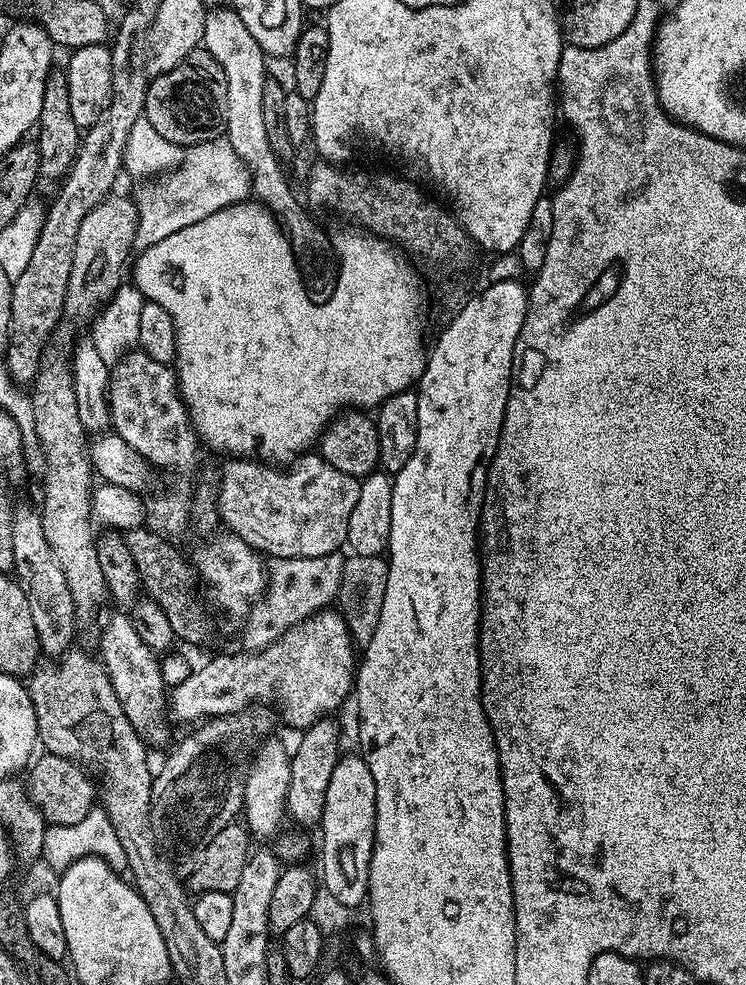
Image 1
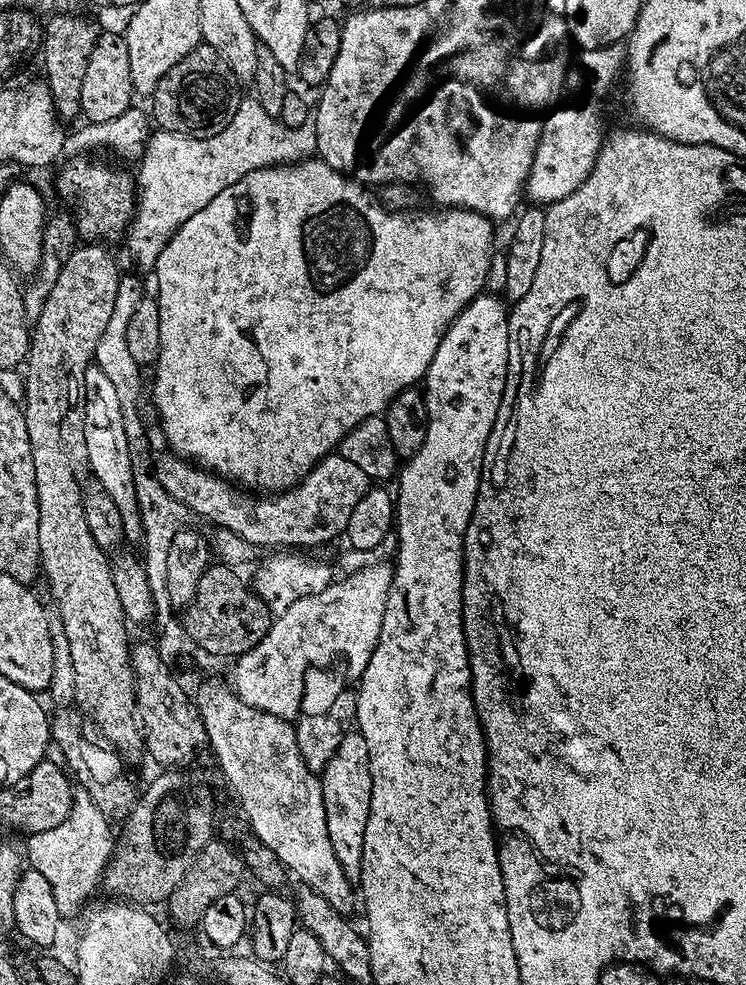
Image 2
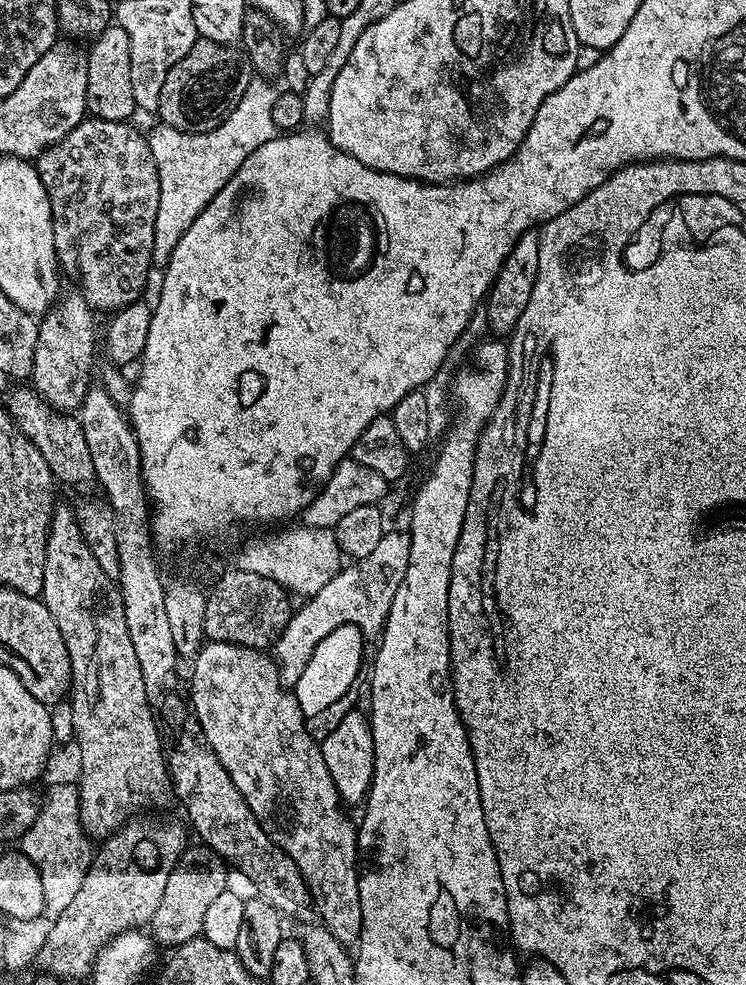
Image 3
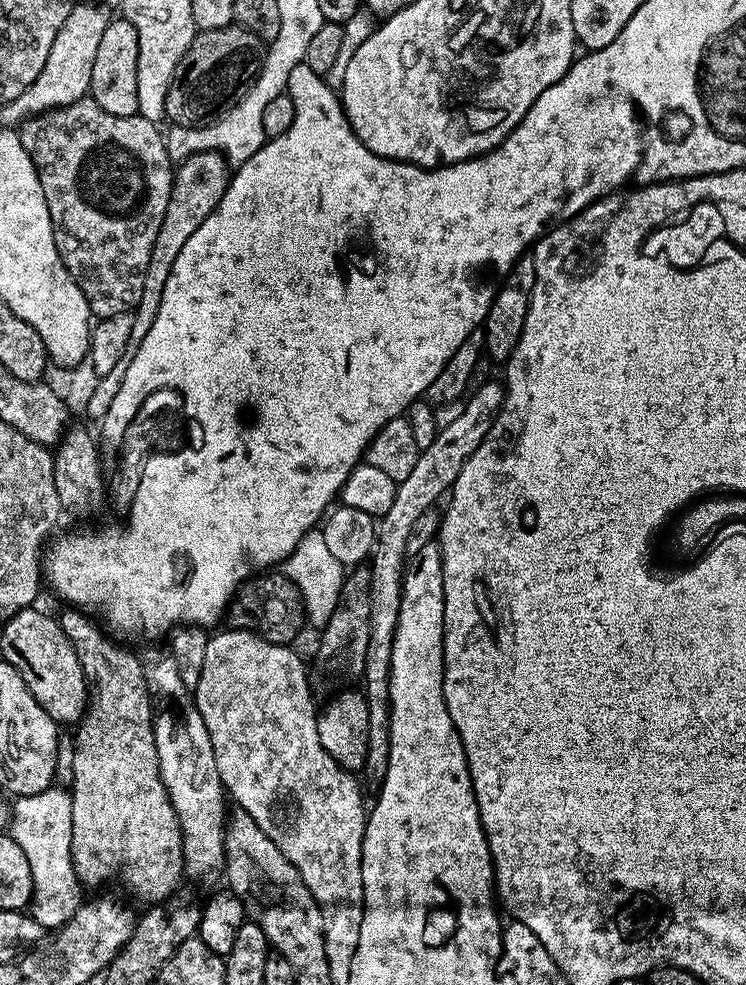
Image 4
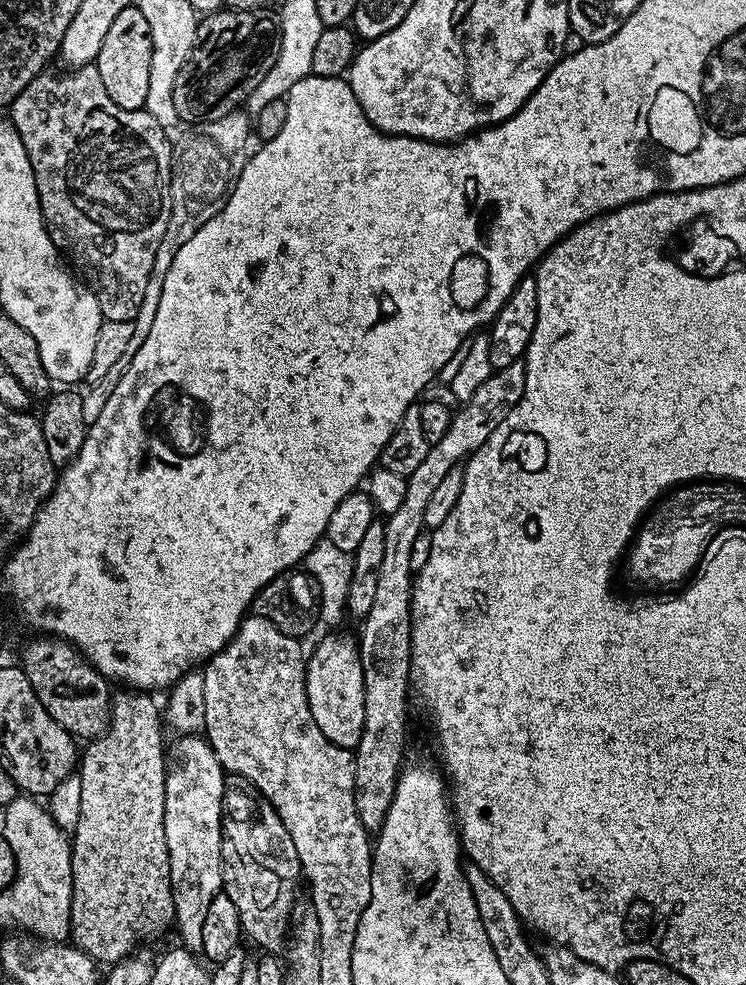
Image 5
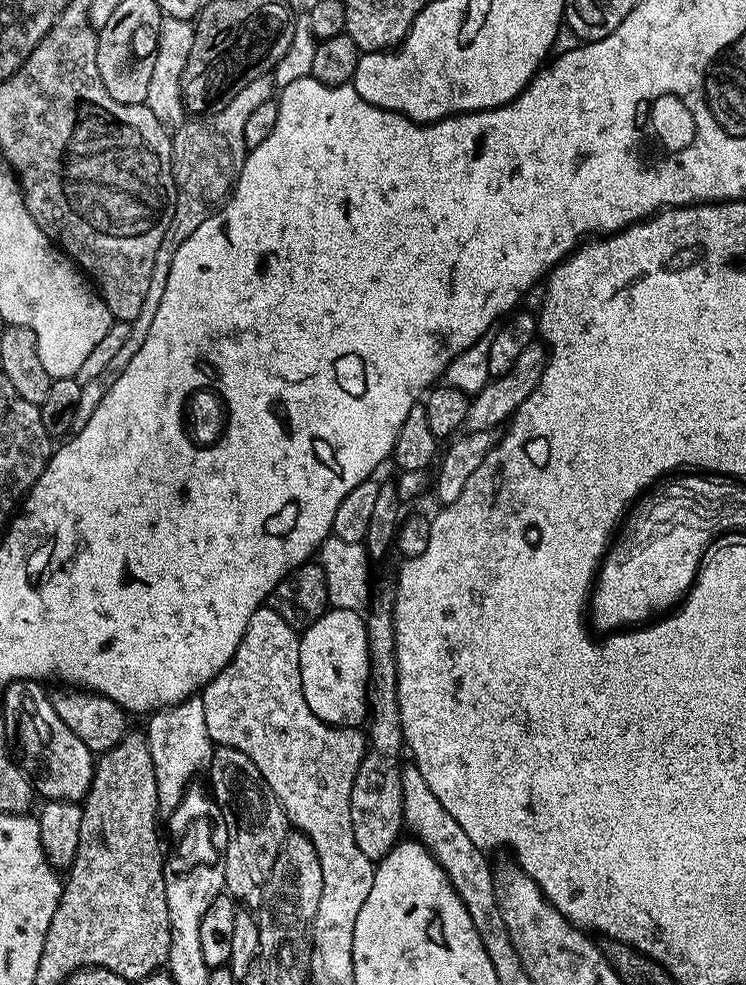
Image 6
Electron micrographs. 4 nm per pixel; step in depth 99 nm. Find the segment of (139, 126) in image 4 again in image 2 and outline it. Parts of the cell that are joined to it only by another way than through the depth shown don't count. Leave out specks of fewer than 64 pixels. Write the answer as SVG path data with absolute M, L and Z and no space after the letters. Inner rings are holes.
M94 158L69 159L72 161L55 177L54 188L57 193L60 191L62 199L76 200L76 231L85 241L109 242L115 236L123 237L133 221L138 199L137 177L90 159Z

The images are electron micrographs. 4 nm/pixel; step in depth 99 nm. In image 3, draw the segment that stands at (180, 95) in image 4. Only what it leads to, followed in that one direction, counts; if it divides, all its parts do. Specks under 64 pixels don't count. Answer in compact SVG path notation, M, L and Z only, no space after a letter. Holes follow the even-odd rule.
M197 39L190 54L175 64L170 74L166 74L156 112L163 123L182 132L214 130L234 110L252 78L245 53L239 47Z

